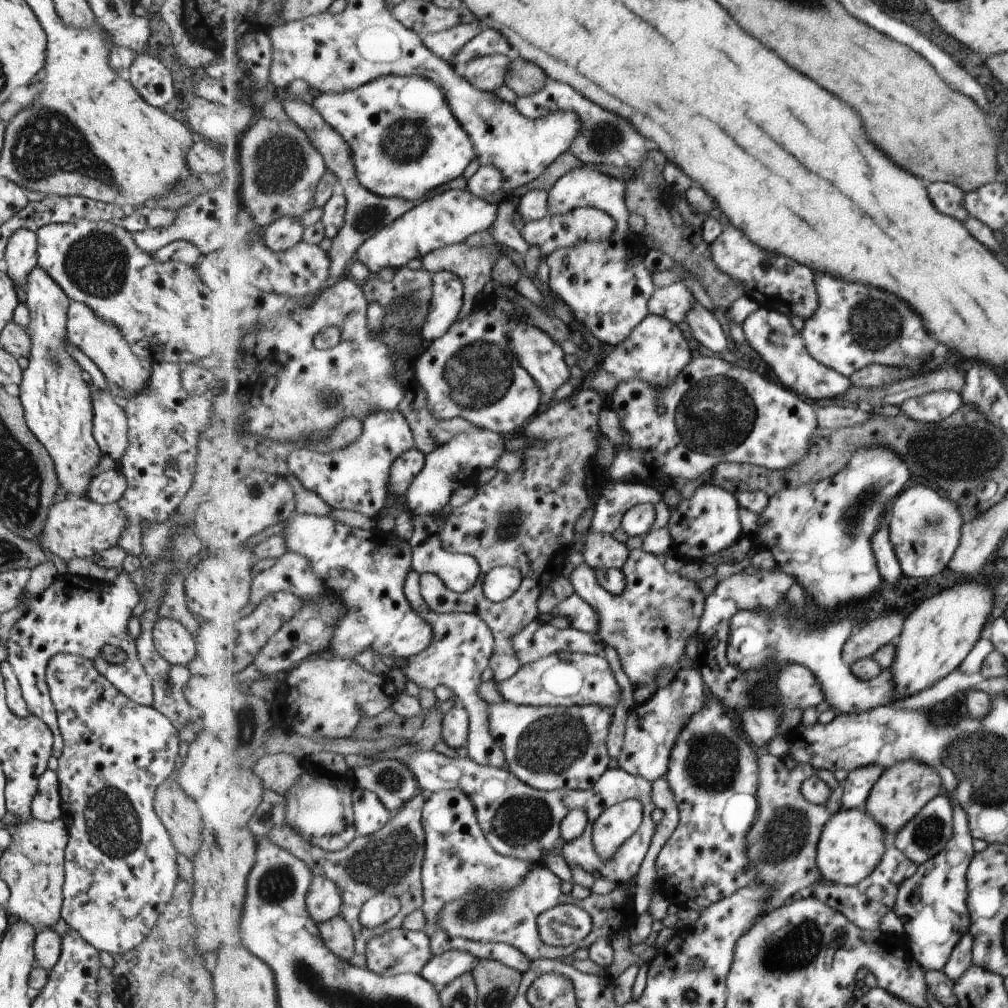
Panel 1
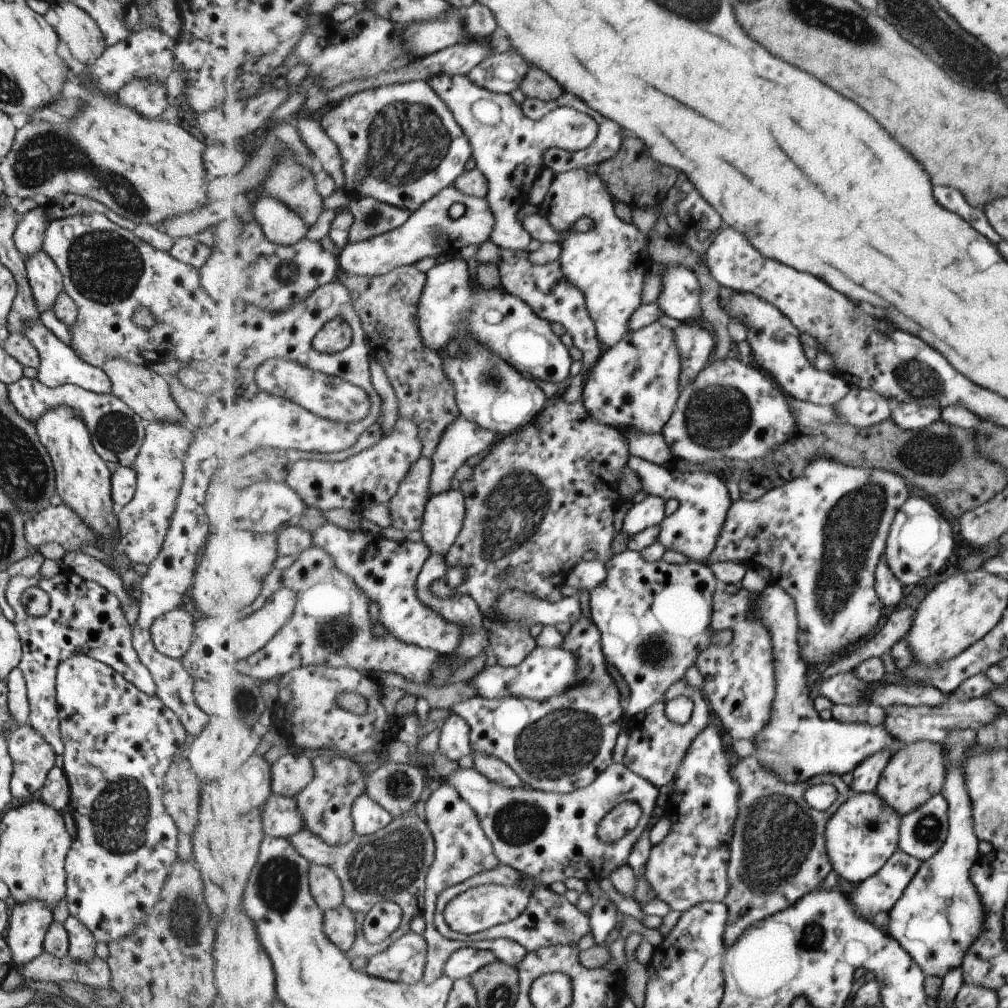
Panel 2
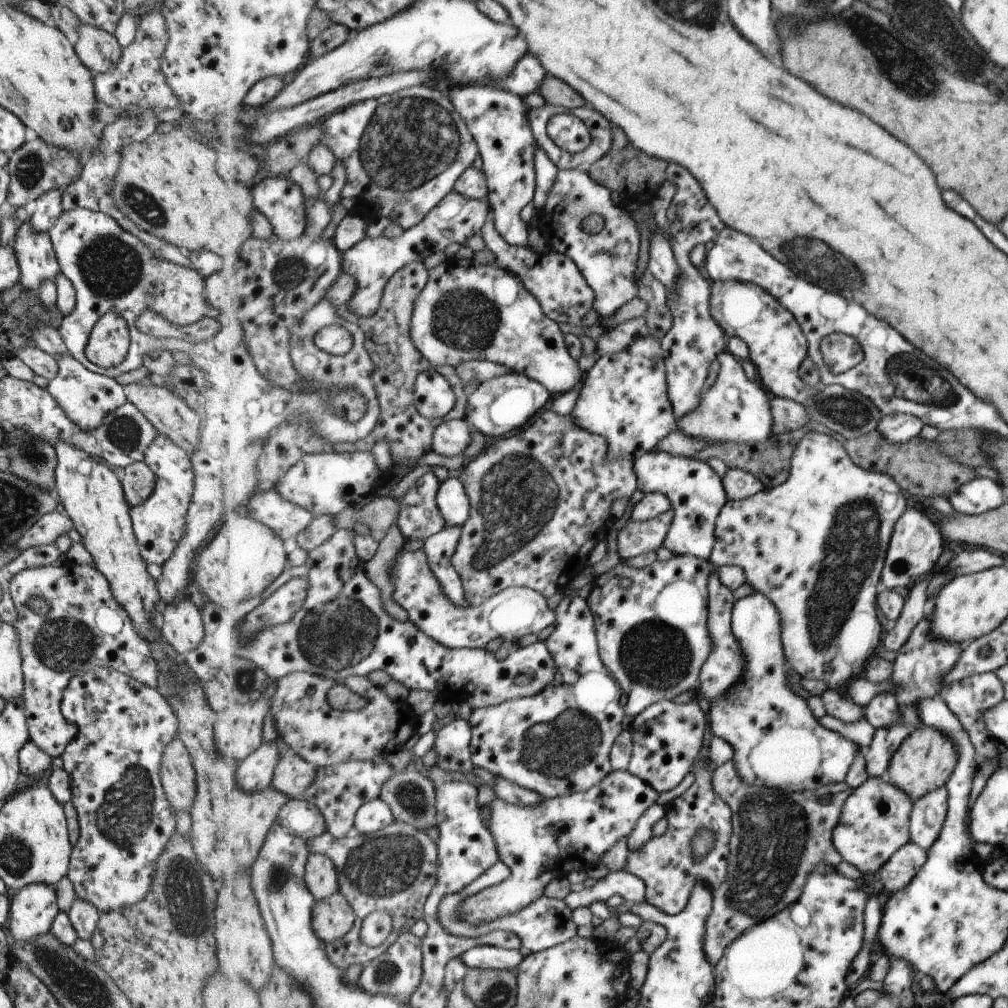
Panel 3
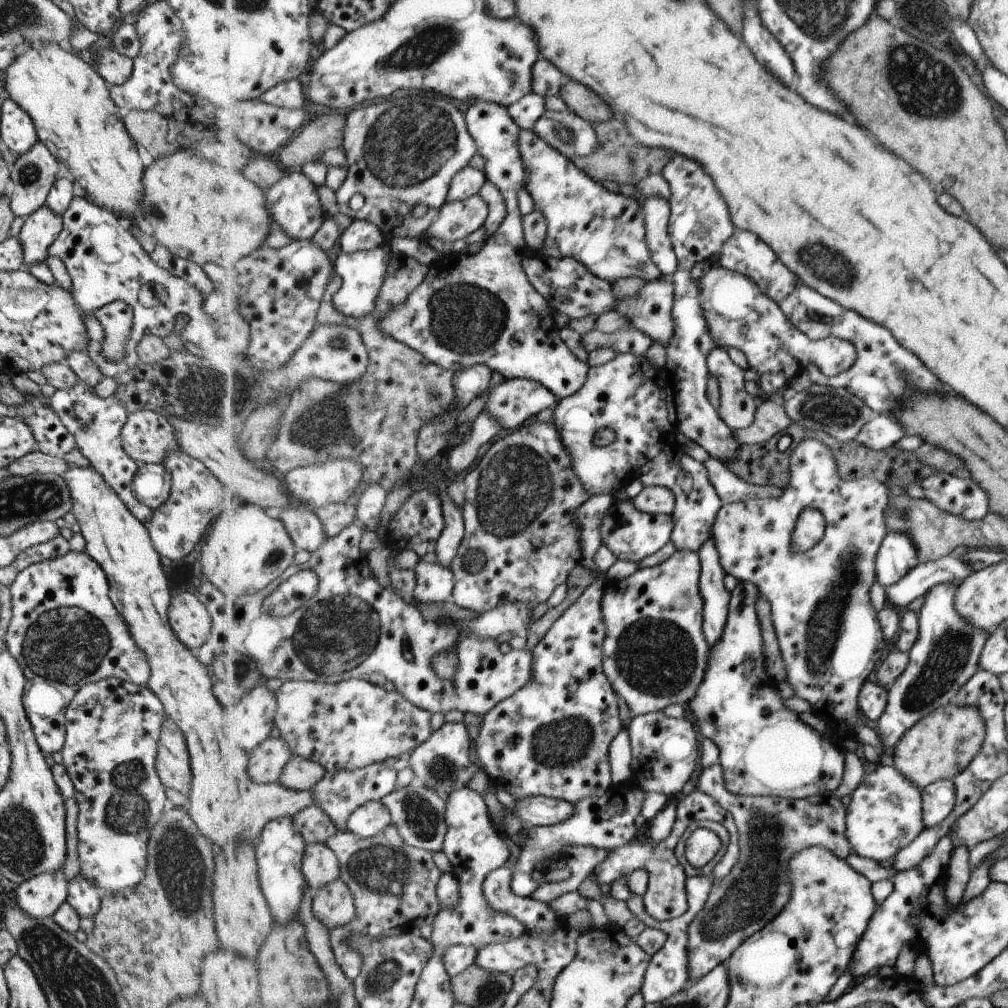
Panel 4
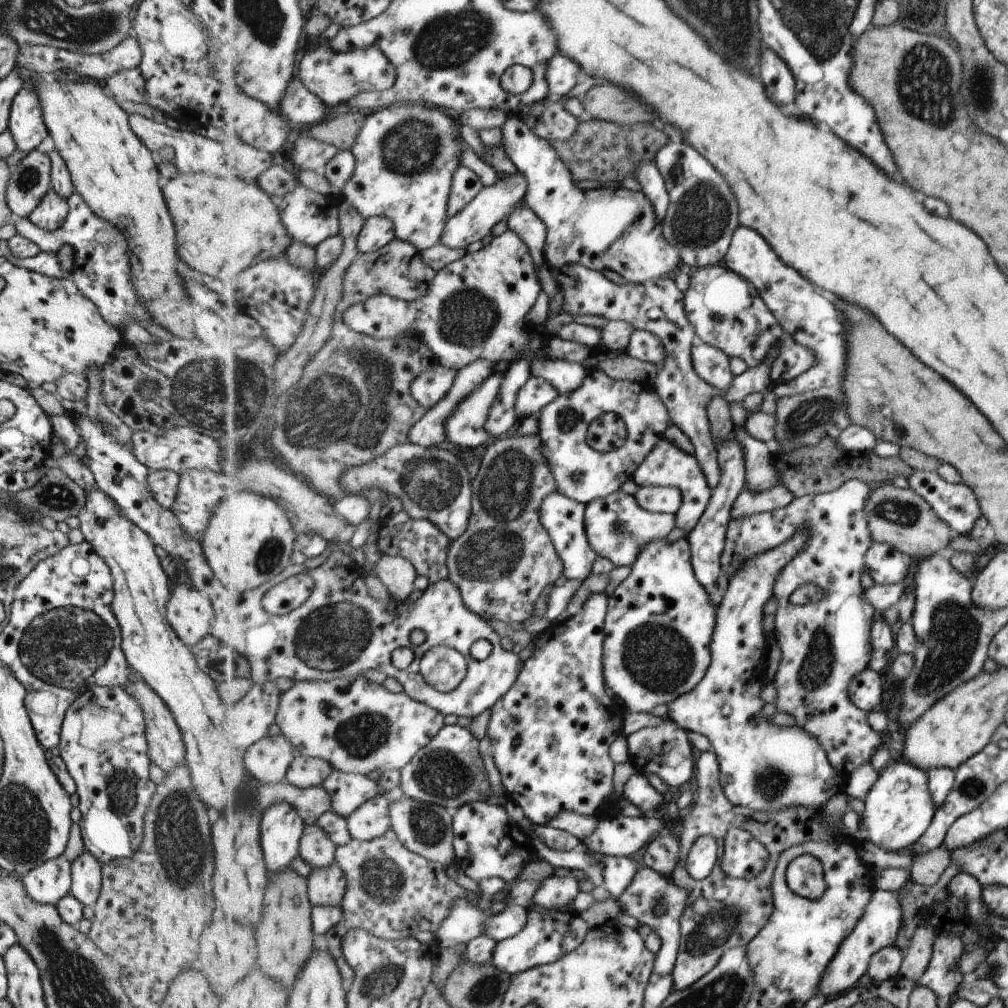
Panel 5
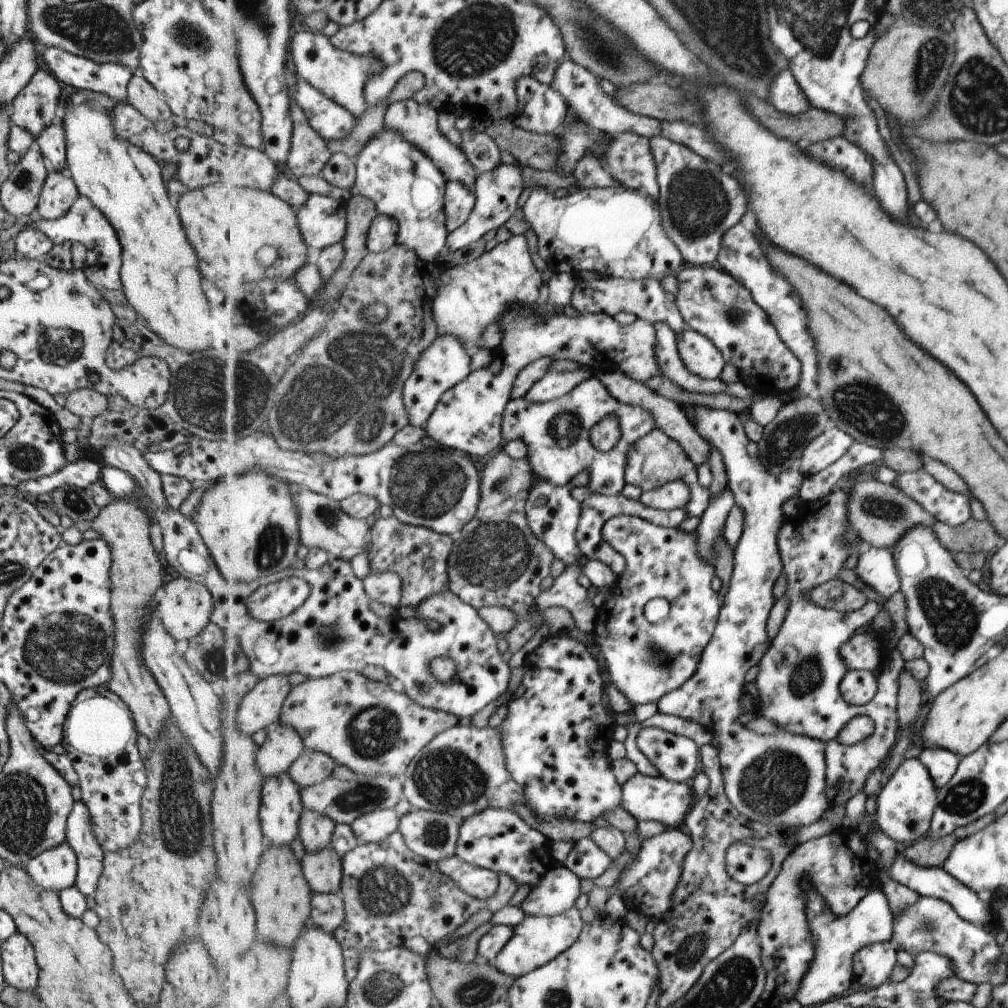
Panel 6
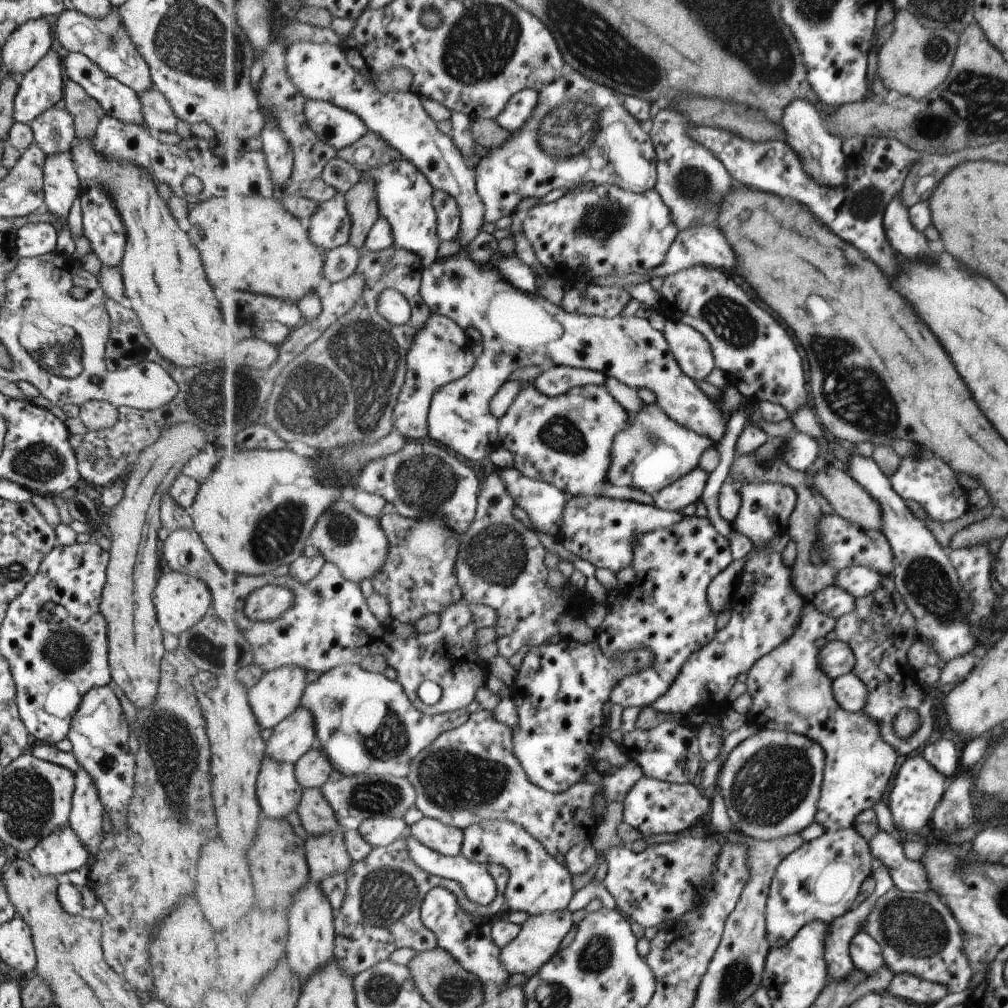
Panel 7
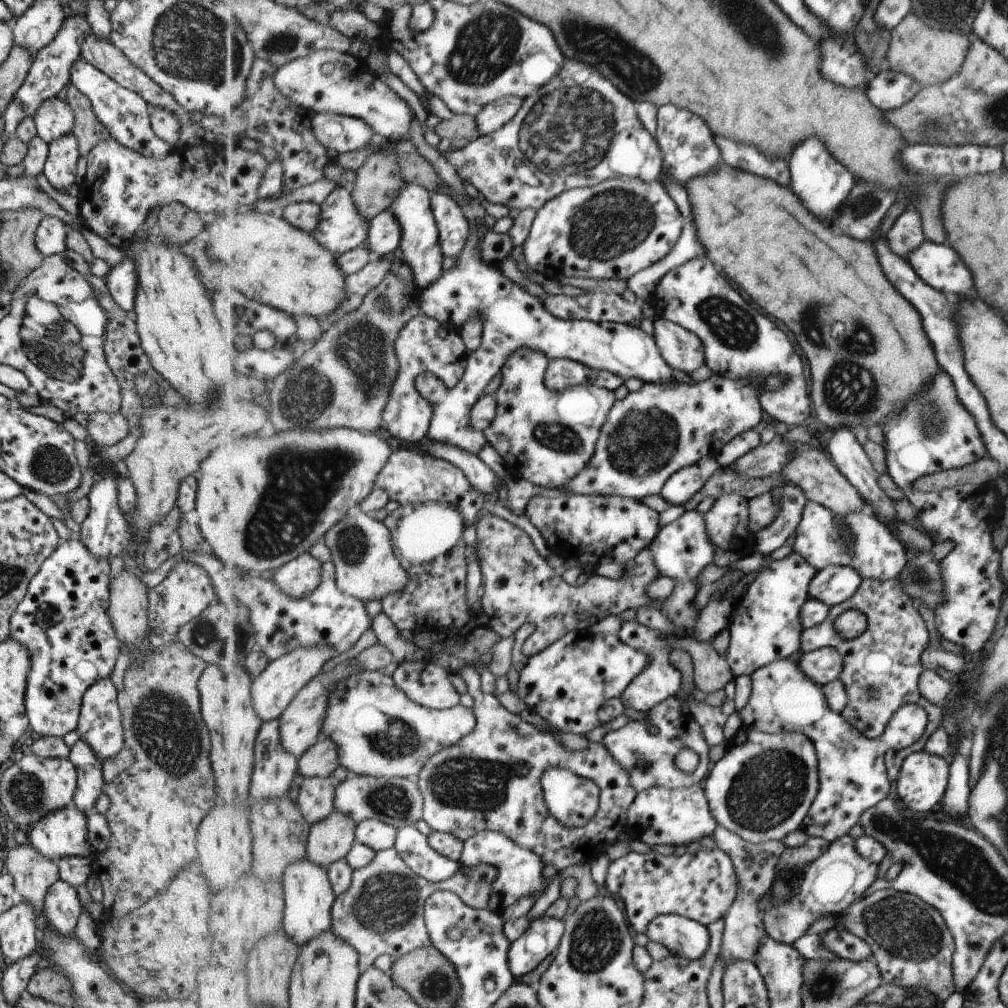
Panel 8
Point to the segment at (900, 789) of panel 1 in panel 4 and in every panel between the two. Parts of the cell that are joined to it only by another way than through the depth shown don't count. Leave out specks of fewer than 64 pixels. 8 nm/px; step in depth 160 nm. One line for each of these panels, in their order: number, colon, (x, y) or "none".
2: (915, 771)
3: (924, 761)
4: (939, 746)

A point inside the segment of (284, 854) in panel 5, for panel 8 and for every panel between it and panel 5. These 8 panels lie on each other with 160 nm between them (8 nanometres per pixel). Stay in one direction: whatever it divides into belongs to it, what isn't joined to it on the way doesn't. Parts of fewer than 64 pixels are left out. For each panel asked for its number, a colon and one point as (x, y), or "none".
6: (282, 807)
7: (279, 791)
8: (275, 767)

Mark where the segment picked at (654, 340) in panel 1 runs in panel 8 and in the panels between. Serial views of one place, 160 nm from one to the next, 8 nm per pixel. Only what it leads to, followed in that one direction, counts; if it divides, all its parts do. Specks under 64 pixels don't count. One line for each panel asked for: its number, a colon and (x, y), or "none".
2: (635, 385)
3: (625, 398)
4: (628, 394)
5: (584, 473)
6: (557, 434)
7: (567, 441)
8: (547, 437)

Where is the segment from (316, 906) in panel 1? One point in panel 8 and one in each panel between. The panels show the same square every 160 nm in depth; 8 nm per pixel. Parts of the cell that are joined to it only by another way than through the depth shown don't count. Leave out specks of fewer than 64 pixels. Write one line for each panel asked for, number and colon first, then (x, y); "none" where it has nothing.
2: (327, 888)
3: (322, 876)
4: (321, 866)
5: (317, 848)
6: (316, 830)
7: (317, 815)
8: (317, 795)

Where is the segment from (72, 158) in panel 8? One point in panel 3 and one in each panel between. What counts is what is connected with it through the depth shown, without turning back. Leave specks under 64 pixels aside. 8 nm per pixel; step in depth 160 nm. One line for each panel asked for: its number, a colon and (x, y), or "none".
3: (33, 252)
4: (39, 229)
5: (51, 210)
6: (57, 192)
7: (59, 180)

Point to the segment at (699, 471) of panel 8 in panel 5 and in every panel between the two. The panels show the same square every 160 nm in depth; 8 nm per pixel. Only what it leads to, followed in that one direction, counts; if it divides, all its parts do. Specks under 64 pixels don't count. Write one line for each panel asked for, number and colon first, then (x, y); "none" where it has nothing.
5: (667, 499)
6: (675, 495)
7: (687, 490)

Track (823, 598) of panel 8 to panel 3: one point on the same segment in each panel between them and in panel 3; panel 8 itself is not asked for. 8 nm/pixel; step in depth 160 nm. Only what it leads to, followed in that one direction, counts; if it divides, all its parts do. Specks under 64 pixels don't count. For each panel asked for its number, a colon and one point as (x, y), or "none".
3: (914, 547)
4: (897, 556)
5: (887, 566)
6: (876, 569)
7: (859, 581)

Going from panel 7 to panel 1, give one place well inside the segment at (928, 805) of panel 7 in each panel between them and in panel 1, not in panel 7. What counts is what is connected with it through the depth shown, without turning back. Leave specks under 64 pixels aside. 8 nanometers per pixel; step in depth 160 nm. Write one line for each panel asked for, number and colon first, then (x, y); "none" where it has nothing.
1: (853, 844)
2: (862, 836)
3: (873, 827)
4: (884, 815)
5: (898, 809)
6: (904, 805)

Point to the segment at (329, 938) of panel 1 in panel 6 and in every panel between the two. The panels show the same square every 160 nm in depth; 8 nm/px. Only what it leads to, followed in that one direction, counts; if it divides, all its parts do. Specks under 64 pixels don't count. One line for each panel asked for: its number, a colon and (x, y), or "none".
2: (340, 926)
3: (334, 917)
4: (334, 904)
5: (327, 886)
6: (324, 869)

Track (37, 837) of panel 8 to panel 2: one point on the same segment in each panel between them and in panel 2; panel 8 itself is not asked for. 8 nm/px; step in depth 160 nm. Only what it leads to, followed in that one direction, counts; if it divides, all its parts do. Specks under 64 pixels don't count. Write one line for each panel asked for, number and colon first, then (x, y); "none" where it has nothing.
2: (27, 923)
3: (32, 909)
4: (39, 896)
5: (47, 882)
6: (55, 868)
7: (60, 851)

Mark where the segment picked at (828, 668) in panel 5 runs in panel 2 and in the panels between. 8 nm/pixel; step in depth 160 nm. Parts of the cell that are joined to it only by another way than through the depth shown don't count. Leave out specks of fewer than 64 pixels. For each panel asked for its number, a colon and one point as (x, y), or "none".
2: (822, 536)
3: (817, 545)
4: (830, 638)

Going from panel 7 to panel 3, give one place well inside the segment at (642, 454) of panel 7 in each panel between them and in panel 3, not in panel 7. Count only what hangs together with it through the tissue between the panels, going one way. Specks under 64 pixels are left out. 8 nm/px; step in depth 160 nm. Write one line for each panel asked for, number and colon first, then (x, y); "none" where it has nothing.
3: (698, 494)
4: (698, 504)
5: (666, 465)
6: (657, 459)

